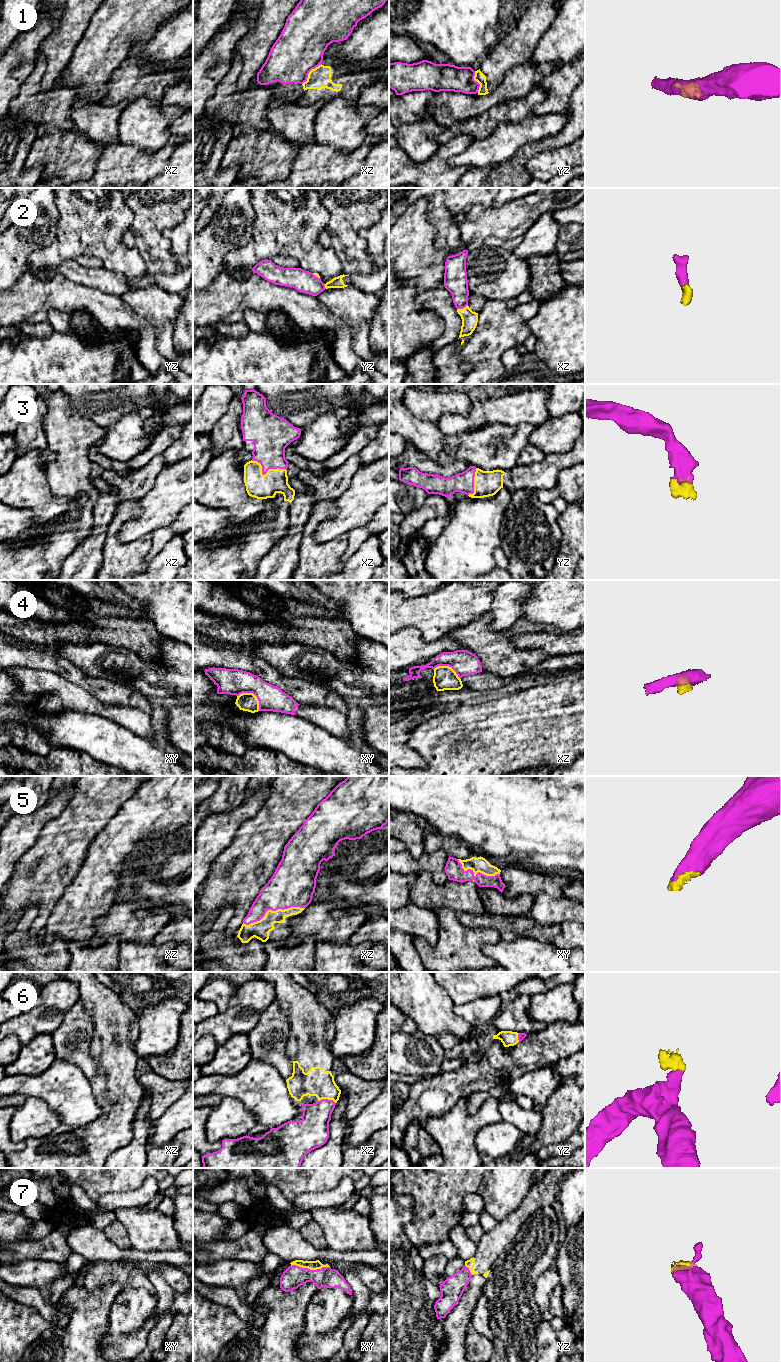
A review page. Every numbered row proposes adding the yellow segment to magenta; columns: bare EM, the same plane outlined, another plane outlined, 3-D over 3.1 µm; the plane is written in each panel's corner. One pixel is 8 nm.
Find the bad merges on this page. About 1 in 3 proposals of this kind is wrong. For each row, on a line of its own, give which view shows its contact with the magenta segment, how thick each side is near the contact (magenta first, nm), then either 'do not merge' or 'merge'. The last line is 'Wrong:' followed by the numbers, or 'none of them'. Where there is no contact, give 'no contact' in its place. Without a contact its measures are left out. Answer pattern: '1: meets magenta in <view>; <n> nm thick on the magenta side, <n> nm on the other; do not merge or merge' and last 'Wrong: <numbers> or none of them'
1: meets magenta in xz; 380 nm thick on the magenta side, 170 nm on the other; do not merge
2: meets magenta in xz; 190 nm thick on the magenta side, 130 nm on the other; merge
3: meets magenta in xz; 260 nm thick on the magenta side, 200 nm on the other; merge
4: meets magenta in xy; 200 nm thick on the magenta side, 140 nm on the other; do not merge
5: meets magenta in xz; 340 nm thick on the magenta side, 140 nm on the other; merge
6: meets magenta in xz; 240 nm thick on the magenta side, 220 nm on the other; merge
7: meets magenta in xy; 180 nm thick on the magenta side, 80 nm on the other; merge
Wrong: 1, 4

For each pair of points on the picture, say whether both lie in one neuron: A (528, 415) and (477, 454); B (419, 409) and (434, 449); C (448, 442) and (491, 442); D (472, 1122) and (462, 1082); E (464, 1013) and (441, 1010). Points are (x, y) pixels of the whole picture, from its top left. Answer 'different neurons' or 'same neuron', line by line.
A: different neurons
B: different neurons
C: same neuron
D: different neurons
E: different neurons

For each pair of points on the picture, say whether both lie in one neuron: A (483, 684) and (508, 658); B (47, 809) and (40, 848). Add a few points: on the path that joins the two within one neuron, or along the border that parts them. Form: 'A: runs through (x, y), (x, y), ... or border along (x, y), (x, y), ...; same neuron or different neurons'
A: border along (482, 671), (494, 673), (503, 678); different neurons
B: border along (62, 811), (45, 825), (38, 840), (32, 846); different neurons

